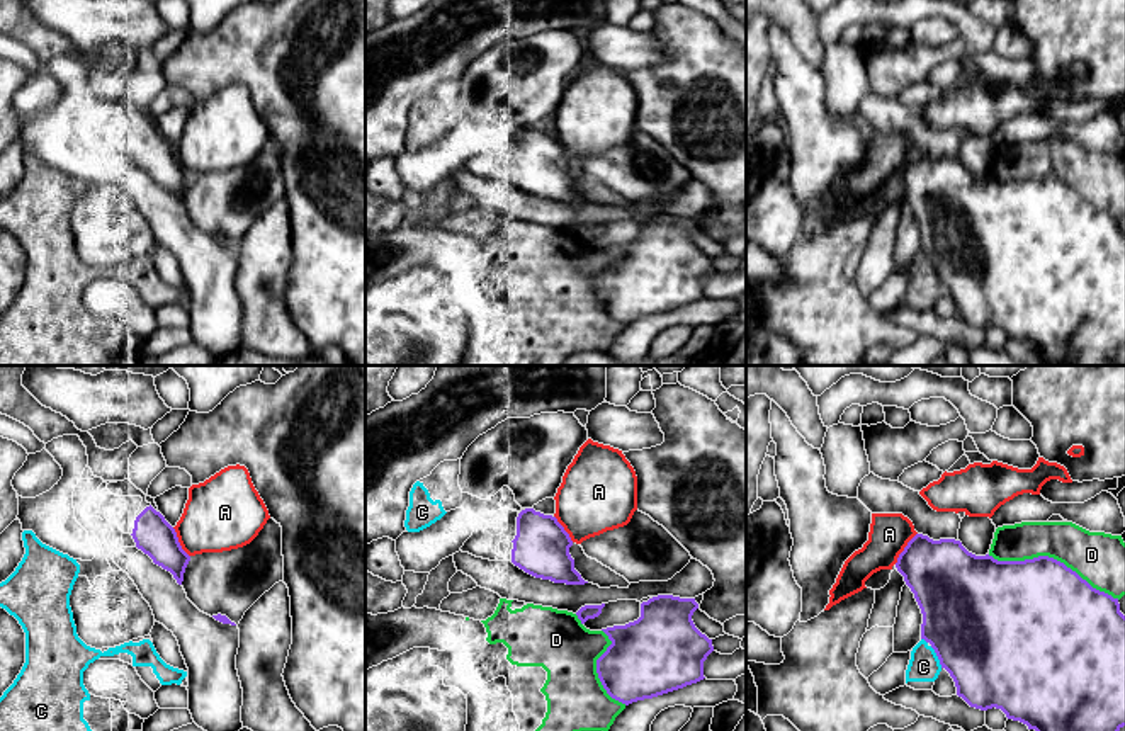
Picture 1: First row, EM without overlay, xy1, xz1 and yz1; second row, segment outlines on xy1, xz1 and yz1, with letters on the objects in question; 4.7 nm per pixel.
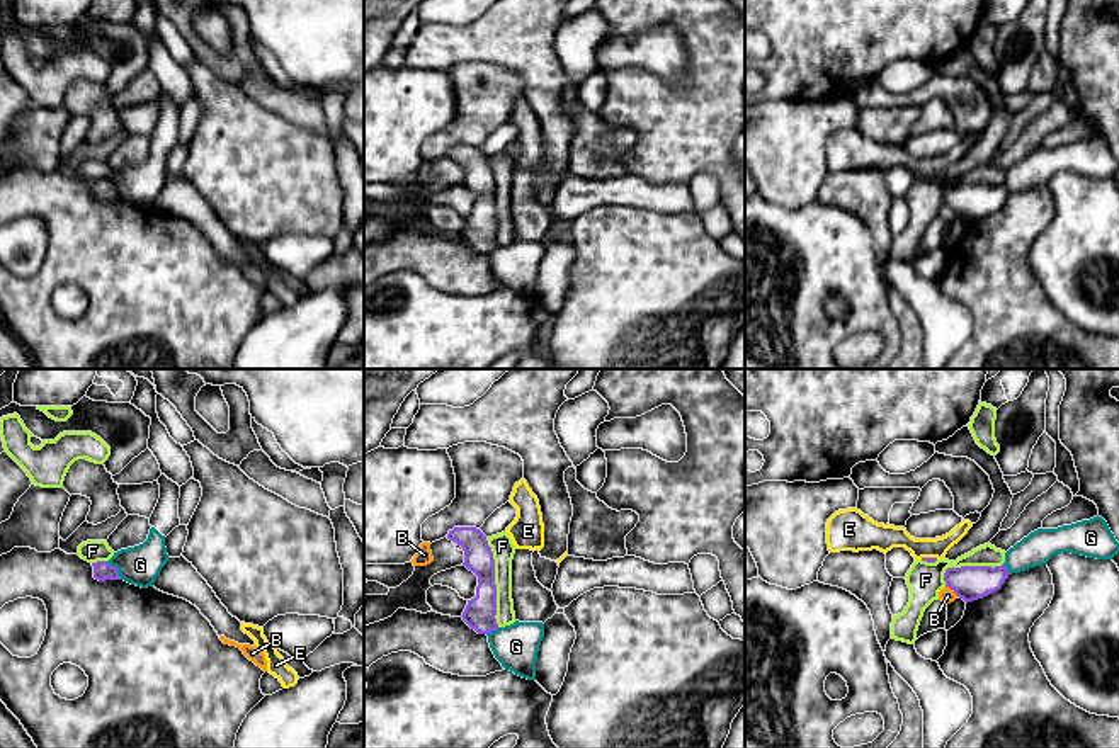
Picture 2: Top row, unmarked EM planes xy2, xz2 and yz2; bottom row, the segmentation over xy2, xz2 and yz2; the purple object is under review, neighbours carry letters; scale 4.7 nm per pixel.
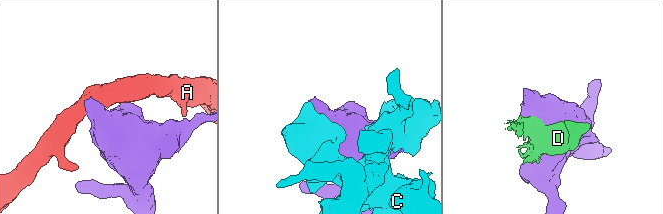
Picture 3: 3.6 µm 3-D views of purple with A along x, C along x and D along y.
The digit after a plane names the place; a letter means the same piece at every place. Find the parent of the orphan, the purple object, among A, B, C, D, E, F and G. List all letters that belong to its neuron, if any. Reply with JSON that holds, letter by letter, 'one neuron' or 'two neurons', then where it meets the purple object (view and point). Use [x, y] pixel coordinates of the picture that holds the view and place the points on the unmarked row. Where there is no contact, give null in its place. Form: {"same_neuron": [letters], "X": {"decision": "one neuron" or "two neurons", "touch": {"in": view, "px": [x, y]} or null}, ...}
{"same_neuron": [], "A": {"decision": "two neurons", "touch": {"in": "yz1", "px": [904, 167]}}, "B": {"decision": "two neurons", "touch": {"in": "yz2", "px": [953, 208]}}, "C": {"decision": "two neurons", "touch": {"in": "yz1", "px": [937, 274]}}, "D": {"decision": "two neurons", "touch": {"in": "yz1", "px": [1052, 177]}}, "E": {"decision": "two neurons", "touch": {"in": "yz2", "px": [929, 177]}}, "F": {"decision": "two neurons", "touch": {"in": "xz2", "px": [494, 201]}}, "G": {"decision": "two neurons", "touch": {"in": "xy2", "px": [116, 187]}}}

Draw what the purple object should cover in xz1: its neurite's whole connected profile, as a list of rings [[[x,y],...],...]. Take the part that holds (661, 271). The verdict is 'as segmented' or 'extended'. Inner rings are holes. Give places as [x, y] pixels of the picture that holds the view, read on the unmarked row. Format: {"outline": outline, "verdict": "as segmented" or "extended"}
{"outline": [[[658,214],[641,223],[641,236],[602,248],[612,264],[596,279],[607,313],[629,325],[704,299],[704,280],[714,270],[692,235],[695,218]]], "verdict": "as segmented"}

